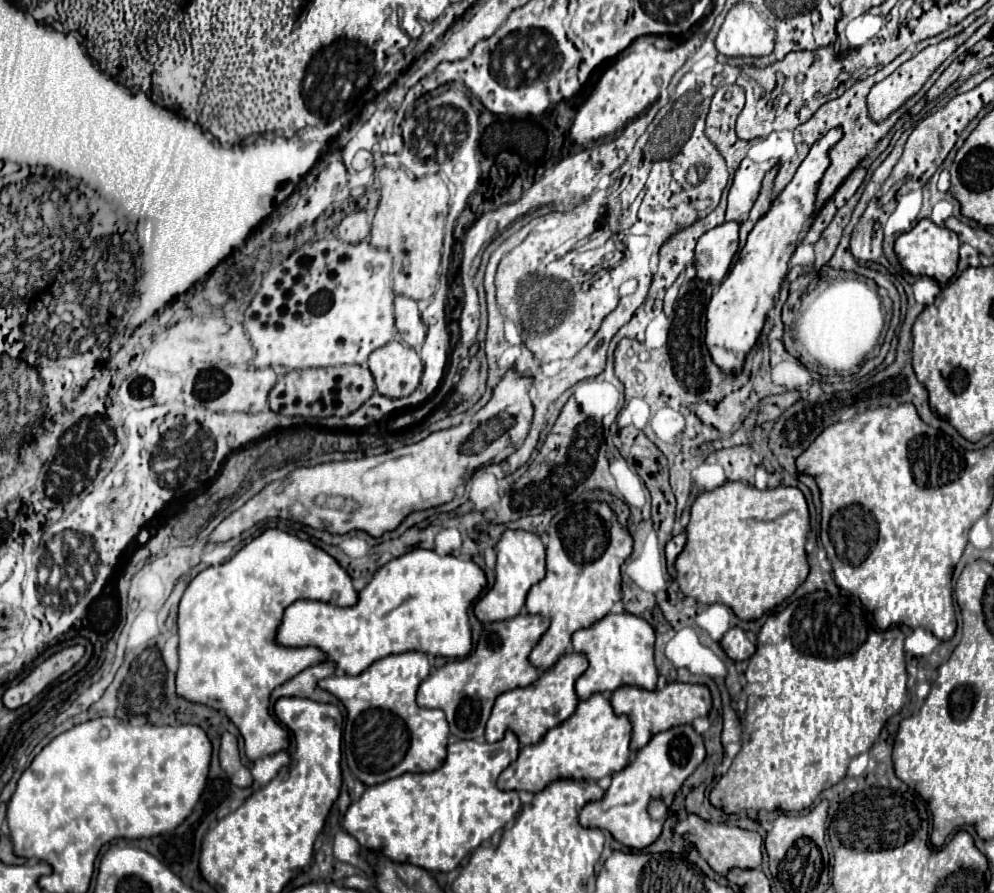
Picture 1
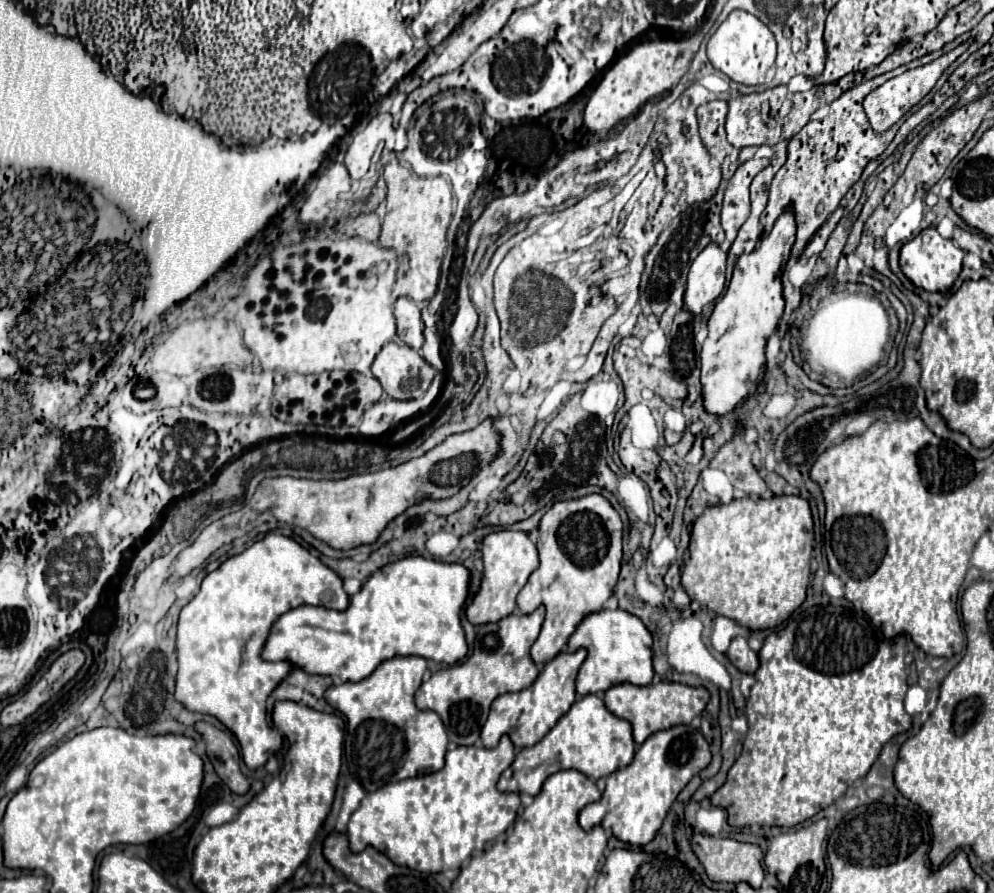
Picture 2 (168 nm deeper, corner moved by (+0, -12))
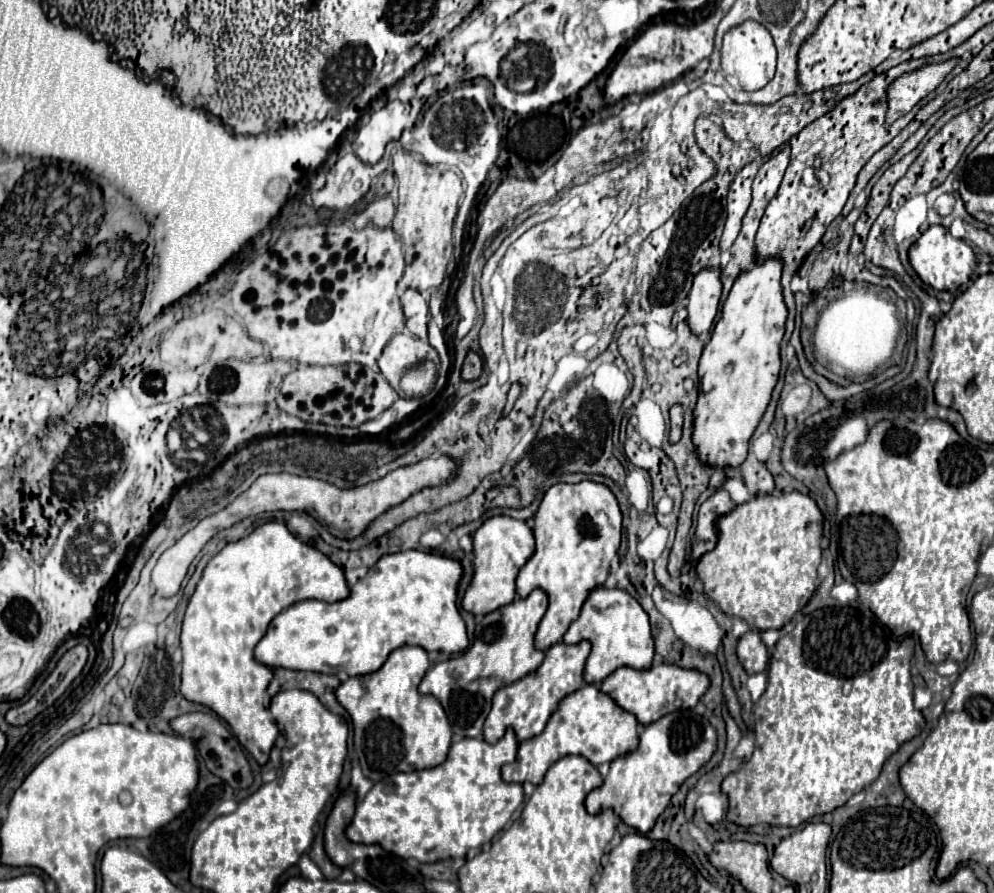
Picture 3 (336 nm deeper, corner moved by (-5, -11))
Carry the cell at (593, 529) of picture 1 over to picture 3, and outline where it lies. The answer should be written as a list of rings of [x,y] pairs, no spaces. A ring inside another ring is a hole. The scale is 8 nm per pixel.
[[[555,483],[545,491],[533,519],[535,553],[519,569],[517,593],[519,597],[527,597],[539,587],[549,595],[547,613],[535,633],[535,647],[547,649],[547,645],[563,639],[587,595],[605,583],[621,543],[621,511],[615,495],[603,483]]]

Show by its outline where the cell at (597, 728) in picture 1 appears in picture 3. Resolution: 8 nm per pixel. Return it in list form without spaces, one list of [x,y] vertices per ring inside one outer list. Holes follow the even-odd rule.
[[[587,683],[581,689],[563,697],[563,701],[559,701],[559,707],[549,717],[543,733],[527,741],[521,741],[517,759],[509,765],[503,765],[501,777],[505,781],[515,781],[515,783],[531,781],[533,785],[539,785],[547,769],[565,755],[583,755],[593,765],[609,763],[615,757],[621,757],[637,749],[637,739],[639,739],[637,725],[639,723],[633,713],[621,709],[611,697],[601,693],[597,685]]]

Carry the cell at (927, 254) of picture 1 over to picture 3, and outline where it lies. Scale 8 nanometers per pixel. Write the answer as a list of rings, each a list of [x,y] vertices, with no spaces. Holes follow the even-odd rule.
[[[931,225],[911,247],[909,261],[915,269],[915,273],[921,277],[923,283],[929,283],[933,289],[939,291],[951,291],[955,293],[959,287],[967,285],[973,269],[977,267],[975,253],[971,245],[967,245],[963,239],[955,239],[945,227]]]

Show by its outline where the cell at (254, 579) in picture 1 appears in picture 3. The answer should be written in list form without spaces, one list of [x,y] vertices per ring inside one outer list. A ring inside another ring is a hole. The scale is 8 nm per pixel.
[[[263,523],[247,537],[227,543],[207,563],[185,611],[181,628],[183,697],[223,717],[239,743],[259,765],[265,765],[279,729],[263,705],[263,691],[273,671],[255,661],[253,649],[265,635],[271,619],[289,605],[303,599],[333,603],[347,595],[349,587],[343,571],[321,551],[299,541],[285,523]]]

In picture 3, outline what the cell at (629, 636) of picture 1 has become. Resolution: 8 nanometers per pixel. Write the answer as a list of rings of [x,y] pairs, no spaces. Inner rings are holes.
[[[601,585],[601,587],[595,587],[589,593],[589,597],[585,599],[585,603],[581,607],[579,617],[569,625],[567,633],[563,635],[563,641],[569,643],[569,645],[571,643],[579,643],[583,639],[591,641],[591,645],[593,645],[591,655],[587,657],[587,663],[585,663],[585,683],[601,683],[607,675],[611,675],[619,667],[633,667],[633,669],[647,669],[647,667],[651,667],[655,647],[653,647],[651,629],[649,629],[649,617],[643,611],[643,607],[635,601],[635,597],[631,597],[627,591],[623,591],[619,587],[607,589],[607,587]]]

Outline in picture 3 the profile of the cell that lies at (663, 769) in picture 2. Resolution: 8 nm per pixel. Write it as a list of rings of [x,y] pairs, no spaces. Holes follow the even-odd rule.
[[[689,709],[667,713],[659,721],[645,725],[635,751],[611,761],[611,769],[603,779],[603,785],[587,795],[585,807],[591,815],[611,807],[629,827],[647,833],[669,805],[669,799],[677,793],[679,785],[699,771],[699,767],[711,759],[715,749],[717,733],[707,717]]]

